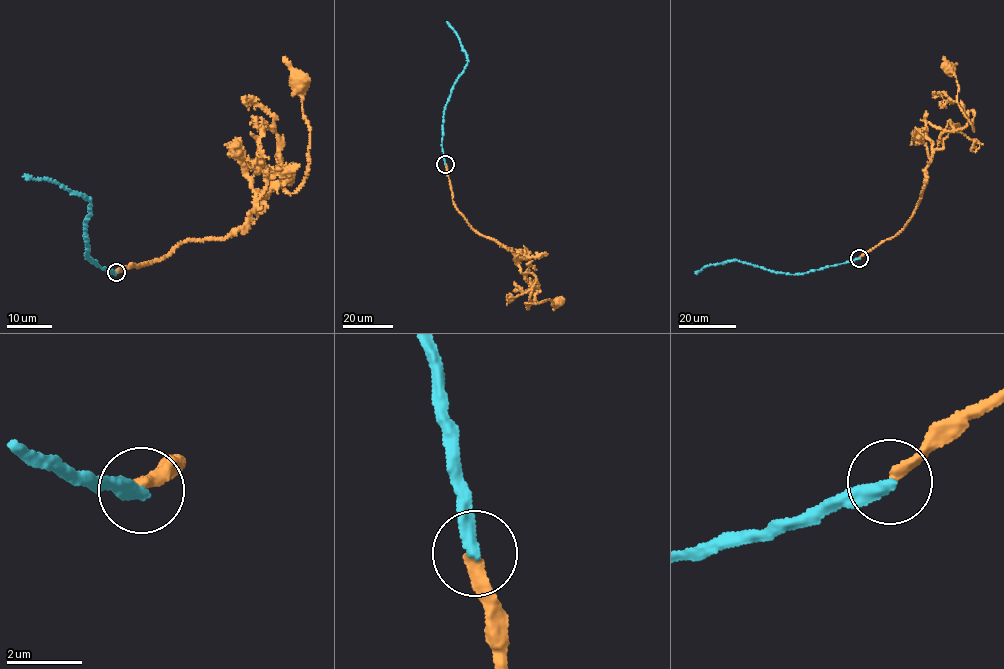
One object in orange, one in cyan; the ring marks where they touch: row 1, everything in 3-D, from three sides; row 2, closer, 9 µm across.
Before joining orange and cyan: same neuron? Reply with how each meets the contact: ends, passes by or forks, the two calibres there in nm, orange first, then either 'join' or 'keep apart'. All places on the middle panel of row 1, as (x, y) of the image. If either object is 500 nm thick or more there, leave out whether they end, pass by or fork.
orange ends; cyan ends; calibres 320 and 320 nm; keep apart

